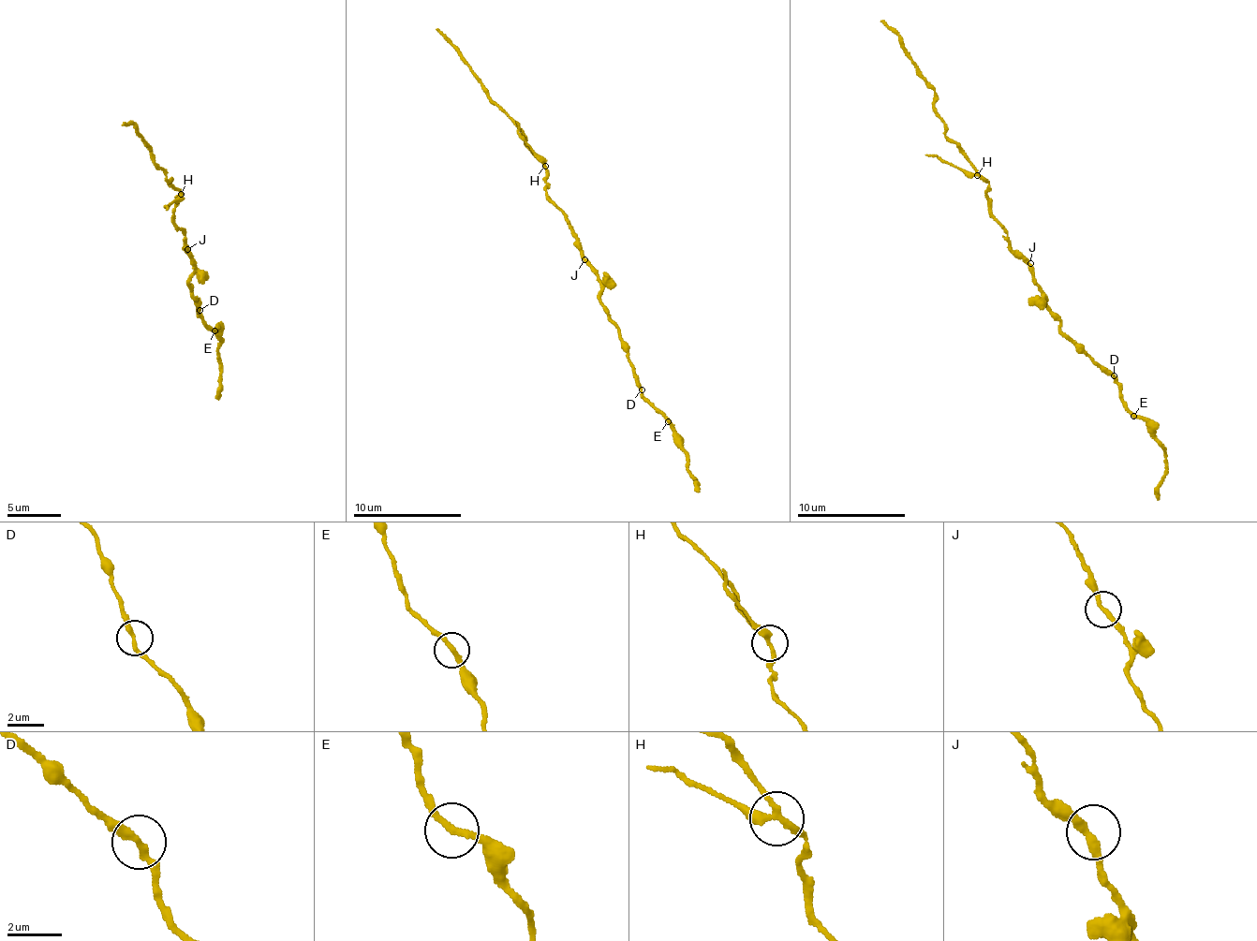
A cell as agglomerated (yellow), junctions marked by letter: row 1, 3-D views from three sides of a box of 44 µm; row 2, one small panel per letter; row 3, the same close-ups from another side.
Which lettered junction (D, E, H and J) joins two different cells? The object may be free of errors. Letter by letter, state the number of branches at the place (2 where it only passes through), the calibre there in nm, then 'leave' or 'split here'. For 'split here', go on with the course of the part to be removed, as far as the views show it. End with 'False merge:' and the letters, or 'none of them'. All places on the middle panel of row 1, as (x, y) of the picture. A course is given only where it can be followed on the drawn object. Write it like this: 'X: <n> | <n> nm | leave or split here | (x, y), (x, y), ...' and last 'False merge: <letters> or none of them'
D: 2 | 280 nm | leave
E: 2 | 240 nm | leave
H: 3 | 240 nm | split here | (544, 166), (517, 122)
J: 2 | 280 nm | leave
False merge: H

